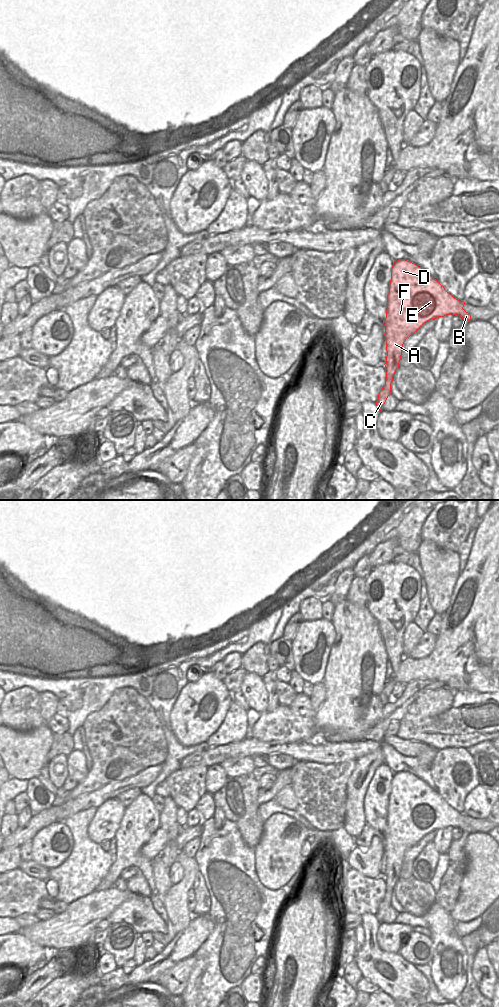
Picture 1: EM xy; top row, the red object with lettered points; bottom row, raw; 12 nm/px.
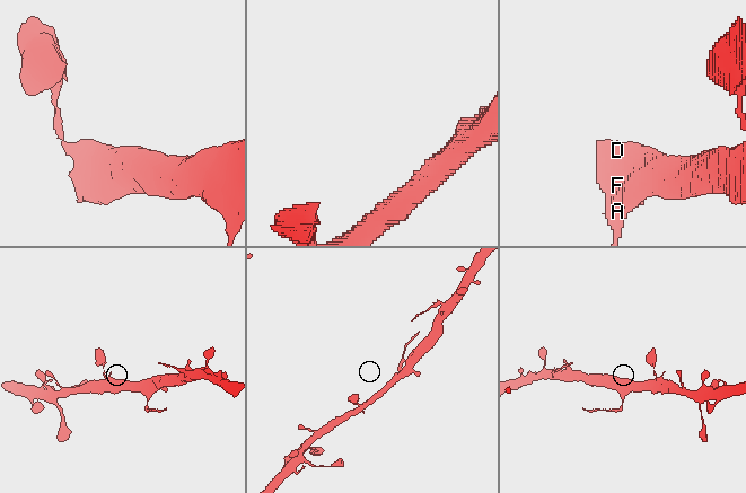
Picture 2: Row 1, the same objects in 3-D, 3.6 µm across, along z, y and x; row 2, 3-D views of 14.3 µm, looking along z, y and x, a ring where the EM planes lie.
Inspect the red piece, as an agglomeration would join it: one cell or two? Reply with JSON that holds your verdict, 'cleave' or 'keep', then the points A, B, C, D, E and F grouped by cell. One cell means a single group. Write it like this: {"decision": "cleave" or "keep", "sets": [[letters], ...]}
{"decision": "cleave", "sets": [["A", "B", "D", "E", "F"], ["C"]]}

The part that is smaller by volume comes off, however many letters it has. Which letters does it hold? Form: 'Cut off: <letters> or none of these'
Cut off: C

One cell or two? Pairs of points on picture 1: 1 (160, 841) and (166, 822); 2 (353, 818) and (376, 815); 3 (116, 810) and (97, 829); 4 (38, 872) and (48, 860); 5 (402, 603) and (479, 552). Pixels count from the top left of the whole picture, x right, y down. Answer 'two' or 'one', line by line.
1: two
2: two
3: one
4: two
5: two

